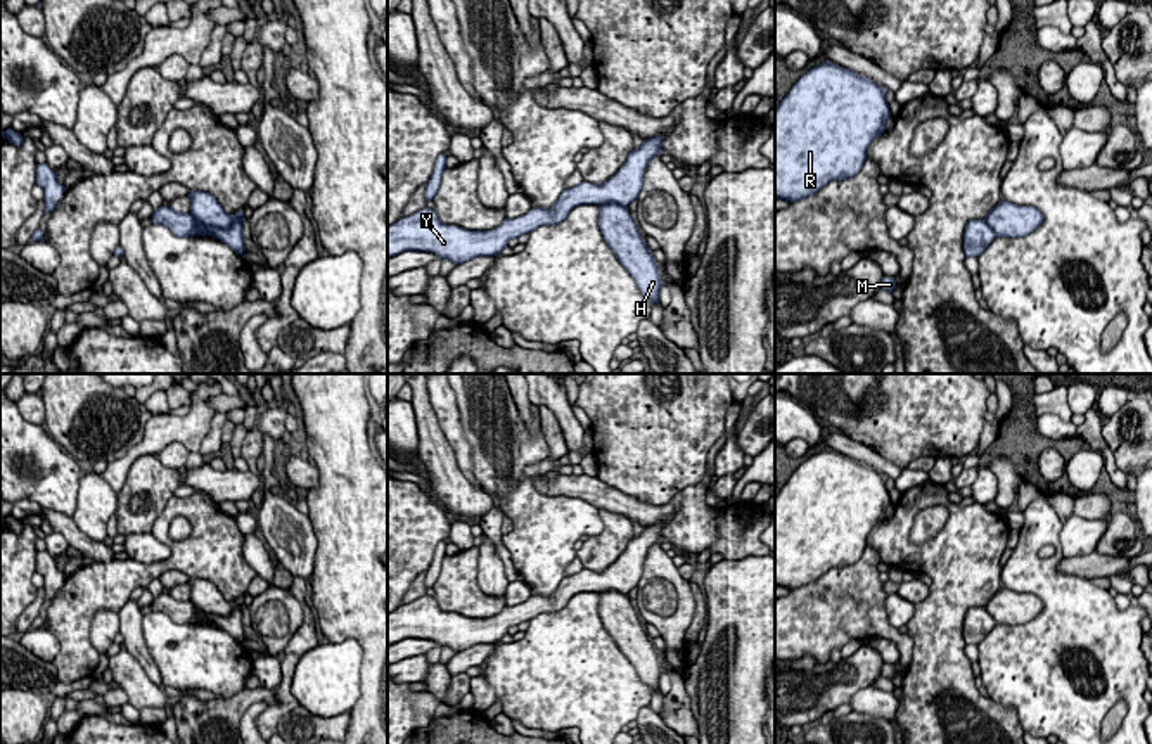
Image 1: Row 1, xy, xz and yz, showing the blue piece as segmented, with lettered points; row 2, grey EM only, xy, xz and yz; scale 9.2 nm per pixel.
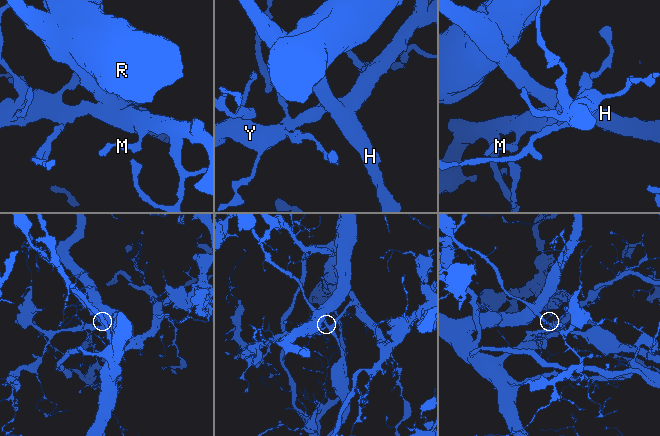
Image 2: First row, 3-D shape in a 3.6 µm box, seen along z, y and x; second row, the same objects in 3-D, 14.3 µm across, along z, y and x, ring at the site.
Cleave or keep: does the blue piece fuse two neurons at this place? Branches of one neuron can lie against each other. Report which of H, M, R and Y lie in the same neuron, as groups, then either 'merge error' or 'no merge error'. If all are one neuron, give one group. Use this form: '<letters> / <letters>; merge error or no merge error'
H M R Y; no merge error

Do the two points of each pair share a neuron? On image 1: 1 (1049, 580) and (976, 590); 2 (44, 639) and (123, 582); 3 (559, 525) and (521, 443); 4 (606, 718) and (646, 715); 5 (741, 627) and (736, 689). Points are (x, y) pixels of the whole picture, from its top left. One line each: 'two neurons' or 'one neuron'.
1: two neurons
2: two neurons
3: one neuron
4: two neurons
5: one neuron

